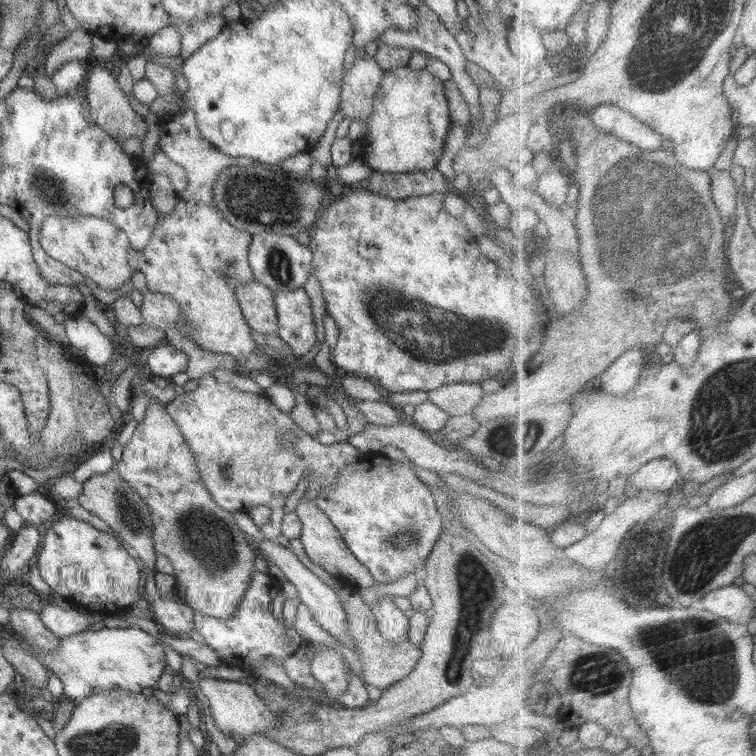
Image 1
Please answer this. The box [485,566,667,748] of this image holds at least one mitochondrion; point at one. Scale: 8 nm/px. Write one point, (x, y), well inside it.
(609, 675)

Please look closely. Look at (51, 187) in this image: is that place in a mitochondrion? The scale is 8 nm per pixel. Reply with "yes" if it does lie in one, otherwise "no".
yes

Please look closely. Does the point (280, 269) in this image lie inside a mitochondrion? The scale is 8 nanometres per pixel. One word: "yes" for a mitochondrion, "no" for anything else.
yes

